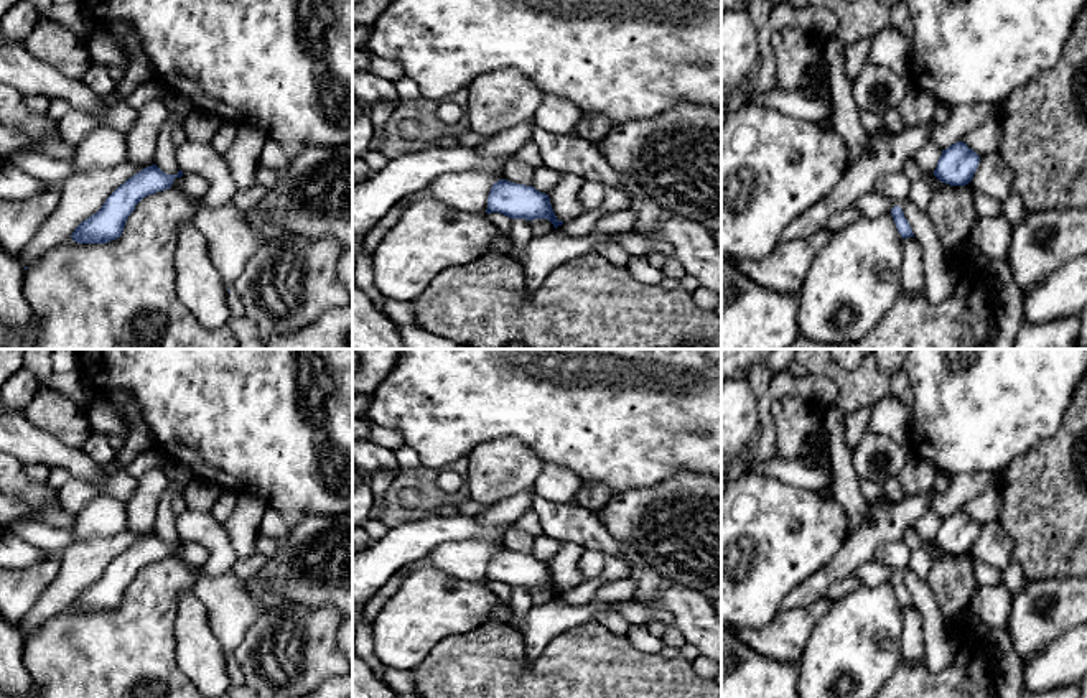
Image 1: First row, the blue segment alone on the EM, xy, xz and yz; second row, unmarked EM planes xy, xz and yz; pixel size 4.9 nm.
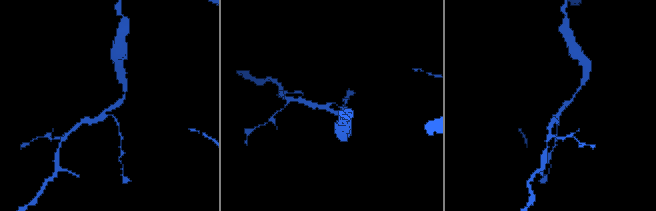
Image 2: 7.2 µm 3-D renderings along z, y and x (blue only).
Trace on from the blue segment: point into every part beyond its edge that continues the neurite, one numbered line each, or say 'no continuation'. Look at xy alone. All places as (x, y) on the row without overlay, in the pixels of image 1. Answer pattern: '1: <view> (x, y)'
no continuation

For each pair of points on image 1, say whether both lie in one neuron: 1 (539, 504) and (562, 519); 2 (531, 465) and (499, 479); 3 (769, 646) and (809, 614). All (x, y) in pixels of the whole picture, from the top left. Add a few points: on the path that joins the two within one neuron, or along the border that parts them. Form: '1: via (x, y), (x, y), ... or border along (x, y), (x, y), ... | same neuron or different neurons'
1: via (544, 507), (557, 519) | same neuron
2: via (522, 466), (513, 466), (508, 471) | same neuron
3: via (779, 641), (799, 621) | same neuron

